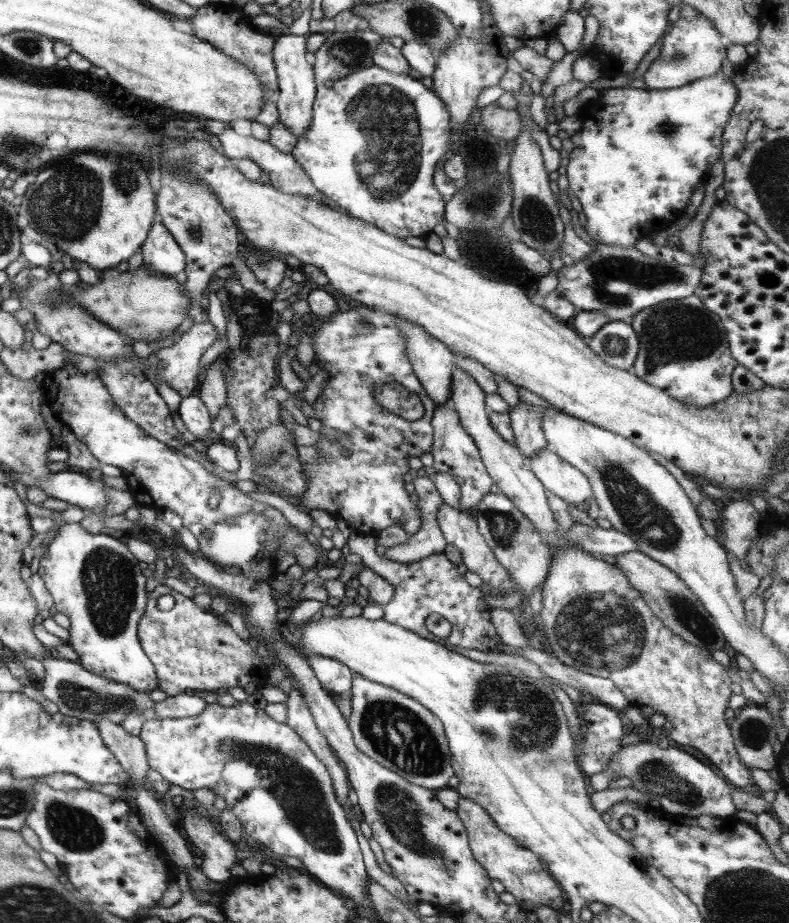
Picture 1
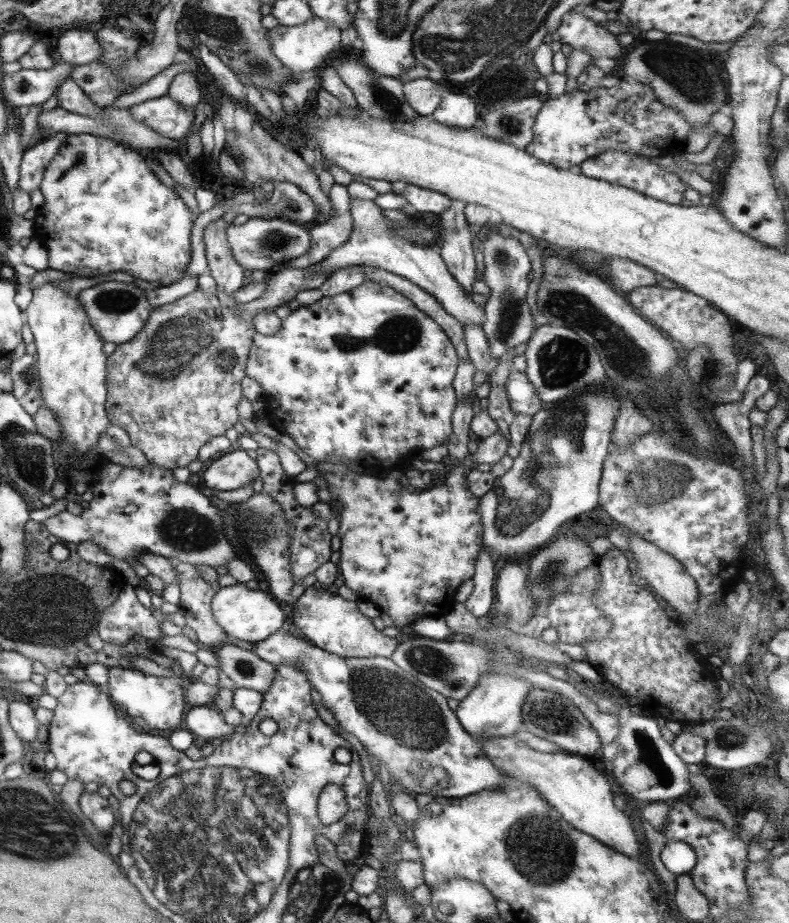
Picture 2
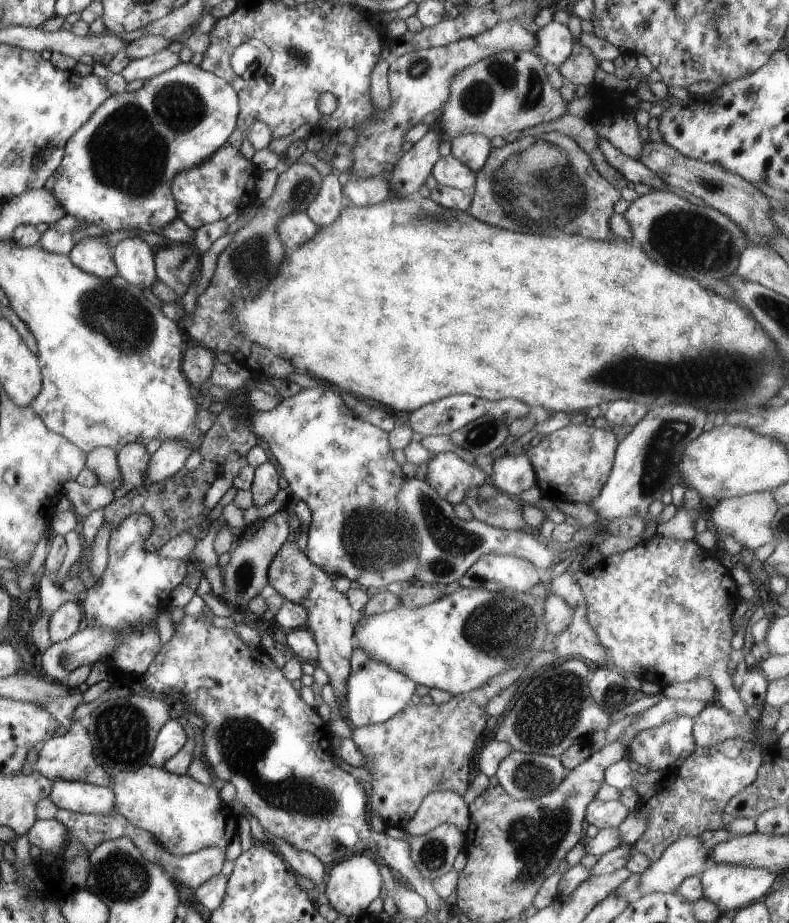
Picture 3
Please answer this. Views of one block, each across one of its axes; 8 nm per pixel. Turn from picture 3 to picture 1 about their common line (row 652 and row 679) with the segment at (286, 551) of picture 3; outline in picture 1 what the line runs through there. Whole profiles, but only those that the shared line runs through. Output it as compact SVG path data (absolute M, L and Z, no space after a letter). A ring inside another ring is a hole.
M319 654L306 655L310 668L321 686L335 697L350 693L353 682L353 672L343 662L332 657Z

